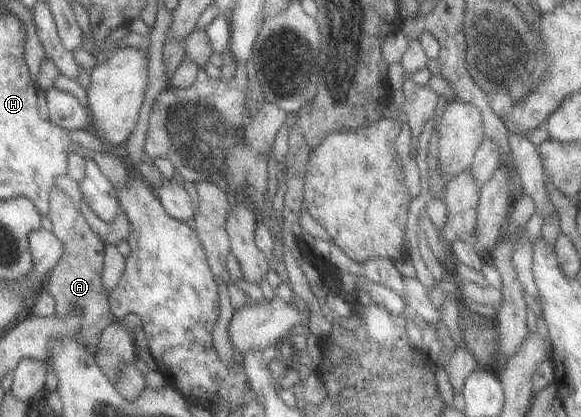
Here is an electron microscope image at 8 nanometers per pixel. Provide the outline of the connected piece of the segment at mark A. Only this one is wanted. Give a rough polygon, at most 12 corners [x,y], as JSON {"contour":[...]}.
{"contour":[[56,184],[50,232],[63,253],[44,280],[54,315],[80,317],[96,348],[114,320],[100,280],[103,241]]}

